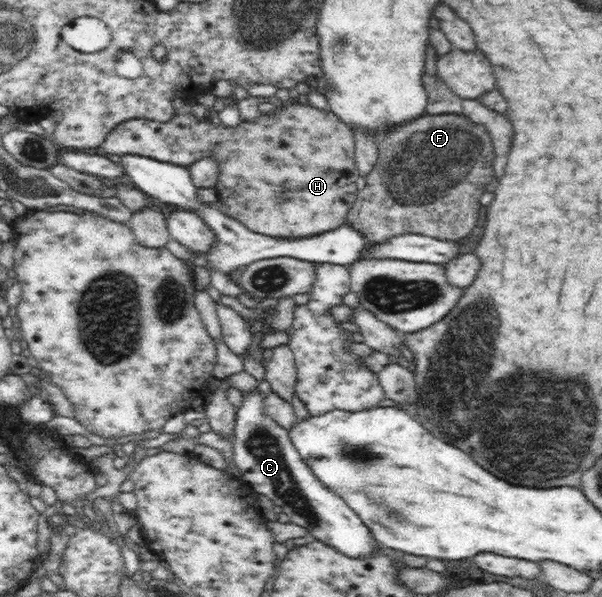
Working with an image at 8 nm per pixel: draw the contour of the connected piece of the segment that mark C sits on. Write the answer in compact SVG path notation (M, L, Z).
M259 391L242 392L242 405L235 409L236 439L233 459L244 478L255 492L270 498L275 506L290 517L290 521L308 530L308 538L320 540L342 554L363 558L375 552L377 541L370 535L360 517L330 489L326 489L304 463L296 450L289 431L277 425L264 412L264 395Z

